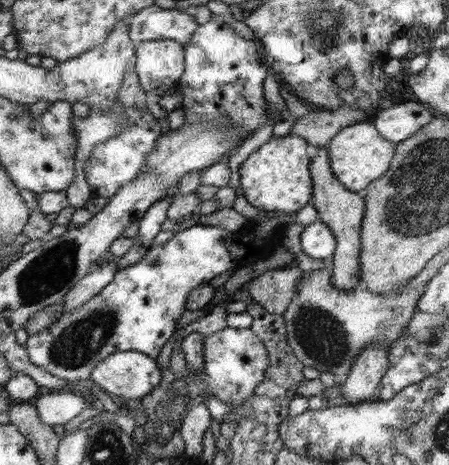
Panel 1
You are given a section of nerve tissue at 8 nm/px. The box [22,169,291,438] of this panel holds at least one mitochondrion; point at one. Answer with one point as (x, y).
(79, 342)

